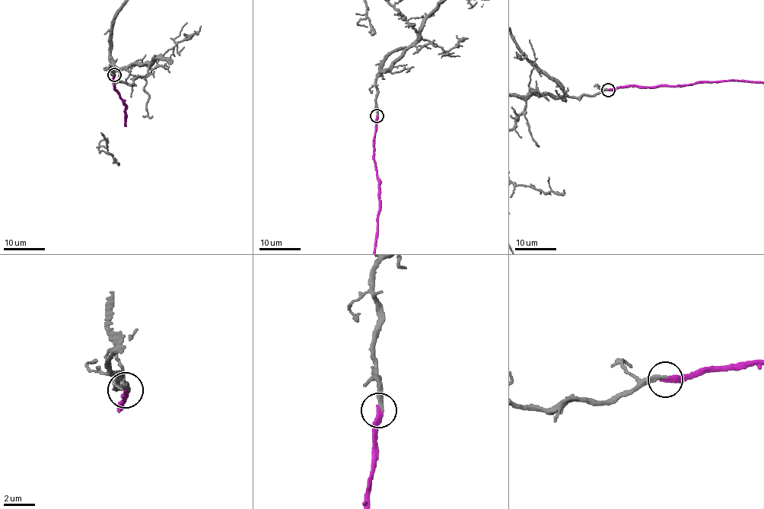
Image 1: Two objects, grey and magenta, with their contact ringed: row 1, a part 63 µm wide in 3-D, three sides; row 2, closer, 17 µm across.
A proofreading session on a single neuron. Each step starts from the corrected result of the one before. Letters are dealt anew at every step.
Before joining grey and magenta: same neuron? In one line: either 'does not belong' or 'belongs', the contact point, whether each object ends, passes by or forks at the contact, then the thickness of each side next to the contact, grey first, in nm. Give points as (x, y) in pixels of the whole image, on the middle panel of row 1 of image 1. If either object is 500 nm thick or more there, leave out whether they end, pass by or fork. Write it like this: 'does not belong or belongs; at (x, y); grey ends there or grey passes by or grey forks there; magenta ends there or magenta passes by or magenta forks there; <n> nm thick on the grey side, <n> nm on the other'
belongs; at (377, 116); grey ends there; magenta ends there; 260 nm thick on the grey side, 280 nm on the other

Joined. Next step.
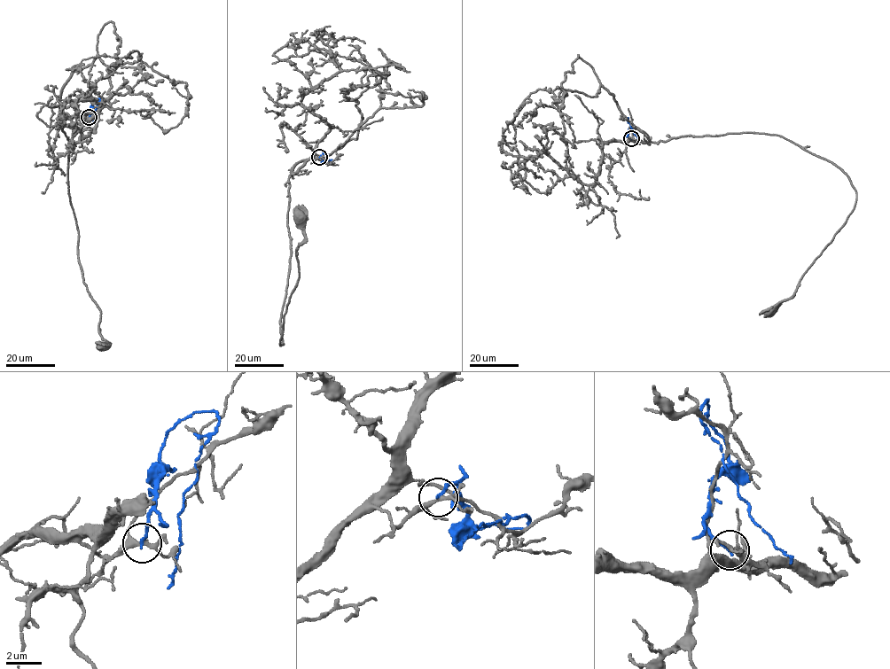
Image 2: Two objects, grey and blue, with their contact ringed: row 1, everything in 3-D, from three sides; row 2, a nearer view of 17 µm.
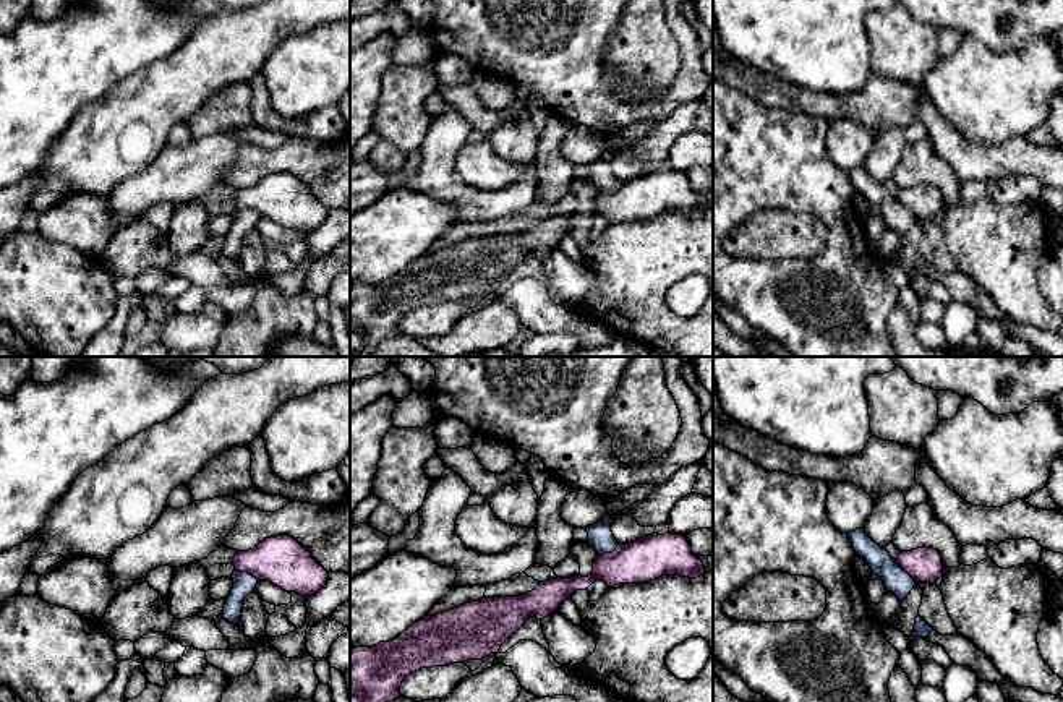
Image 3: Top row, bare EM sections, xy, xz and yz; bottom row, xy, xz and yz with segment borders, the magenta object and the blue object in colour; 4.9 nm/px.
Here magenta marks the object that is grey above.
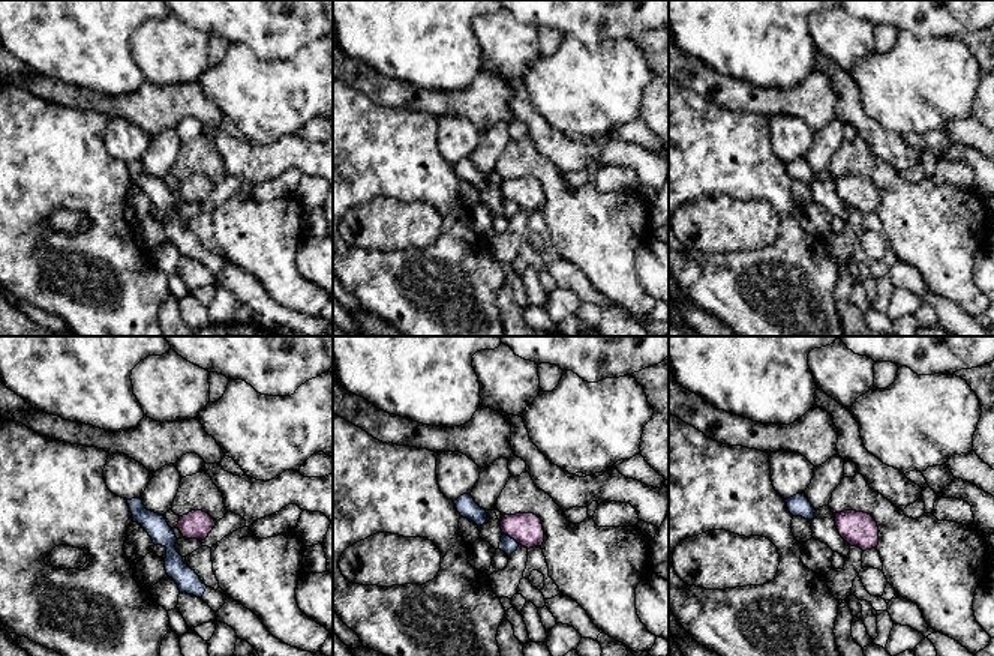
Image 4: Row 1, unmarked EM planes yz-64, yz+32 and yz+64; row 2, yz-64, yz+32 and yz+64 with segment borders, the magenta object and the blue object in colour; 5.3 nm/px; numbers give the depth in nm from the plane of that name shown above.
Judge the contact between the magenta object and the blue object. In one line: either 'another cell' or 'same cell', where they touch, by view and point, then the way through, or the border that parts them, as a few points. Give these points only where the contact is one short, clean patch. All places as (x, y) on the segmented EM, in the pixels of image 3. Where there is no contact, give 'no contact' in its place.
another cell | yz (905, 569) | along yz (895, 560), (916, 581)

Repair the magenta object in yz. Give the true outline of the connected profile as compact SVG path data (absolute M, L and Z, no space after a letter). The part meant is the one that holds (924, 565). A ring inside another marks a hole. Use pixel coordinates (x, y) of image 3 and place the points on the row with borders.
M933 548L901 551L896 561L916 582L935 584L943 576L941 556Z

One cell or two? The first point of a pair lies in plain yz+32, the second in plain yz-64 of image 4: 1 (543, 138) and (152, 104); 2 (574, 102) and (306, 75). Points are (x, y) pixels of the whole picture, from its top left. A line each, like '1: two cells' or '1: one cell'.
1: two cells
2: one cell

